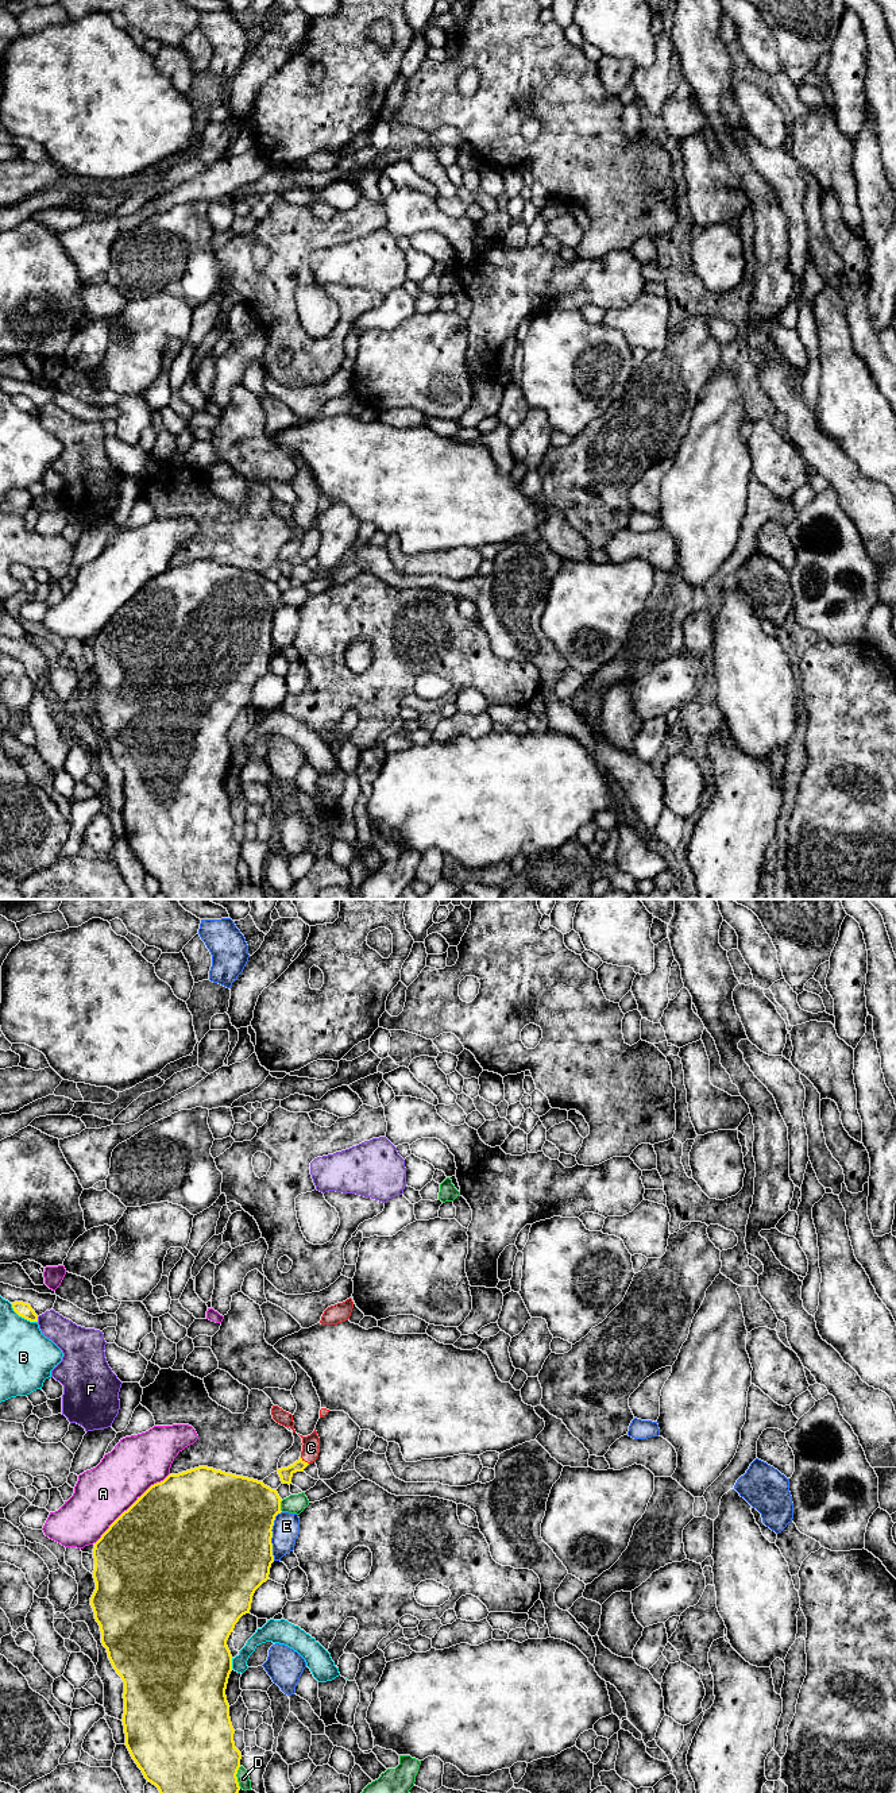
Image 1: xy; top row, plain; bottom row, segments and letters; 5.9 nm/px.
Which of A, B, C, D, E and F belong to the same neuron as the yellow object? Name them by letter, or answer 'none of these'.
C

